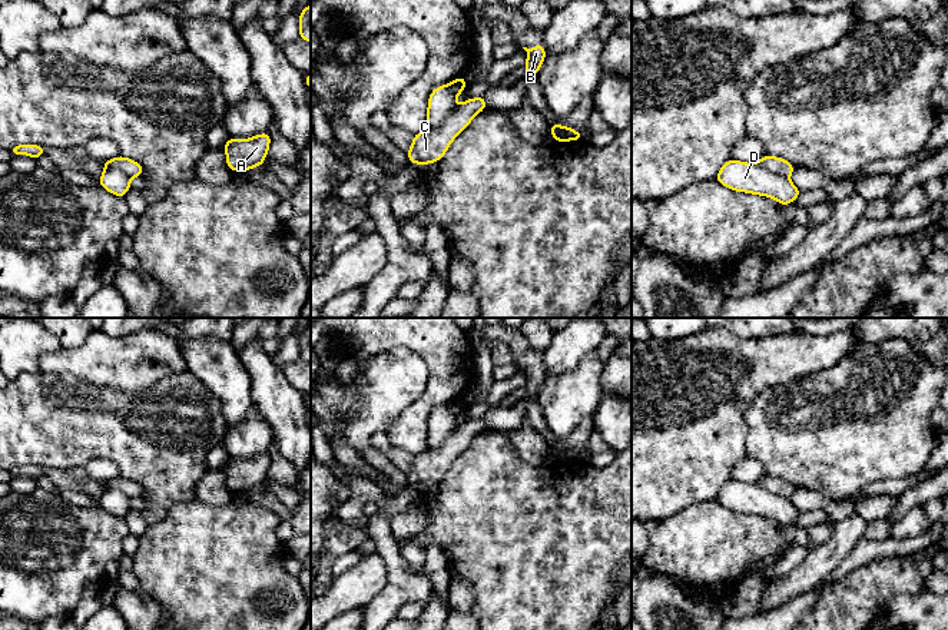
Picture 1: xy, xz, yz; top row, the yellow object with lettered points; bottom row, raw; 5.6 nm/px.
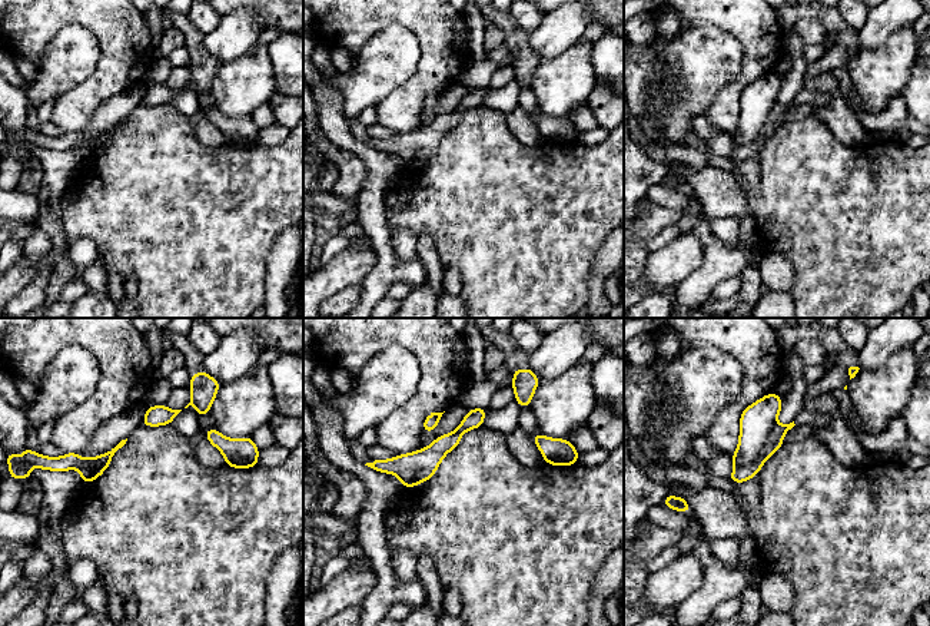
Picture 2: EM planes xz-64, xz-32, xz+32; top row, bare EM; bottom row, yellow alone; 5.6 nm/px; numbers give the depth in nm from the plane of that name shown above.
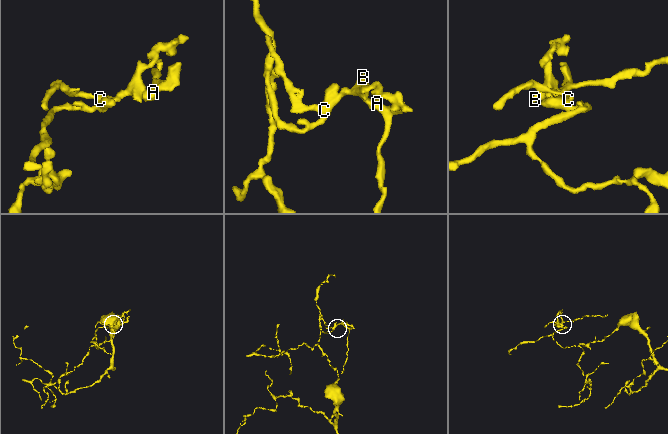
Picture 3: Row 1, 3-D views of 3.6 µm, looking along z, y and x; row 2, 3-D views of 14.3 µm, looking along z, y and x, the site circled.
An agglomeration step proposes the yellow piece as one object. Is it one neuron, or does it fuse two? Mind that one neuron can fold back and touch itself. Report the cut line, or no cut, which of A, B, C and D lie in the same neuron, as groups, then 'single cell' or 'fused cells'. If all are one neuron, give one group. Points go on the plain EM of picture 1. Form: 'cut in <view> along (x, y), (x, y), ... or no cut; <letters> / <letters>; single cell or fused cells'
cut in xz along (456, 428), (437, 450), (427, 450); A B C / D; fused cells

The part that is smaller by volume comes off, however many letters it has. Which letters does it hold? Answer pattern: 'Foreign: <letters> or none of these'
Foreign: A, B, C

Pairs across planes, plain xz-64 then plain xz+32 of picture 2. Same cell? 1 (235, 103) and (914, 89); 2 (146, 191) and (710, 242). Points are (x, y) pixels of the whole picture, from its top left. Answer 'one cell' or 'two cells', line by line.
1: two cells
2: two cells

